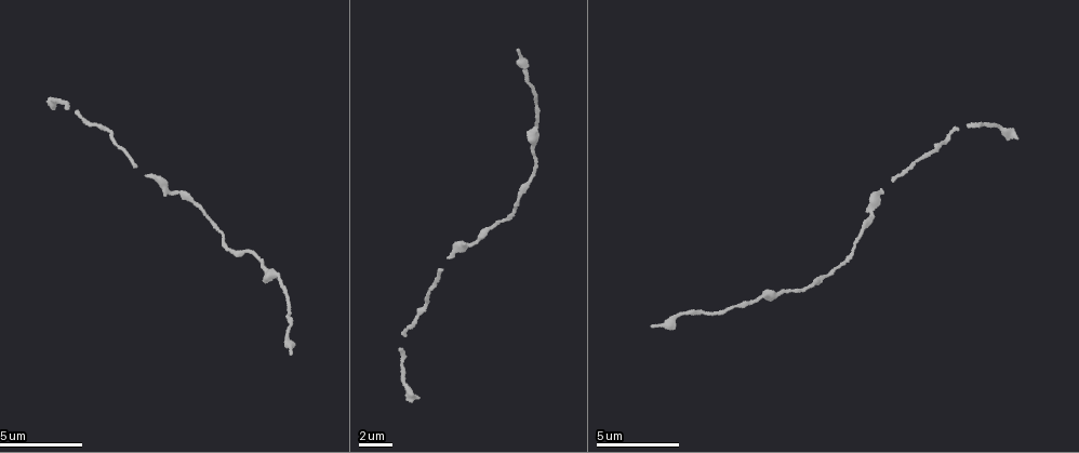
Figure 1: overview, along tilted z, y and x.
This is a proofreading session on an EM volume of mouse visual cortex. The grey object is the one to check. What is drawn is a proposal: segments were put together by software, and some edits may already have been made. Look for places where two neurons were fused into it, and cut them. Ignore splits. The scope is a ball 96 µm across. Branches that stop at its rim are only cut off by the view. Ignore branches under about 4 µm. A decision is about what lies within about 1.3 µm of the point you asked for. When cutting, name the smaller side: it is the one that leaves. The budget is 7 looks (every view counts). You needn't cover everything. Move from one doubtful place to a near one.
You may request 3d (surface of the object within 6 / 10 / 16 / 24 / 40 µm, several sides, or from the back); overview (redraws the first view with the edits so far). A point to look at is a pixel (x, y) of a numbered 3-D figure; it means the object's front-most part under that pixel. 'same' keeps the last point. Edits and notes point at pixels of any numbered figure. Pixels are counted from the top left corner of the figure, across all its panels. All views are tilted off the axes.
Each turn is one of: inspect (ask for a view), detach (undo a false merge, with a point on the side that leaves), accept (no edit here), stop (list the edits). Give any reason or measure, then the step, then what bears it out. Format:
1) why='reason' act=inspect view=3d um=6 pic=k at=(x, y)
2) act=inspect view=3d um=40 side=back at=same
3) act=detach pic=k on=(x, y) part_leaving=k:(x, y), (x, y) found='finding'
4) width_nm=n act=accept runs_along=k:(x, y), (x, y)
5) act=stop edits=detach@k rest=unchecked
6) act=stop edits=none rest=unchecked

why='sudden change in width' act=inspect view=3d um=10 pic=1 at=(518, 205)

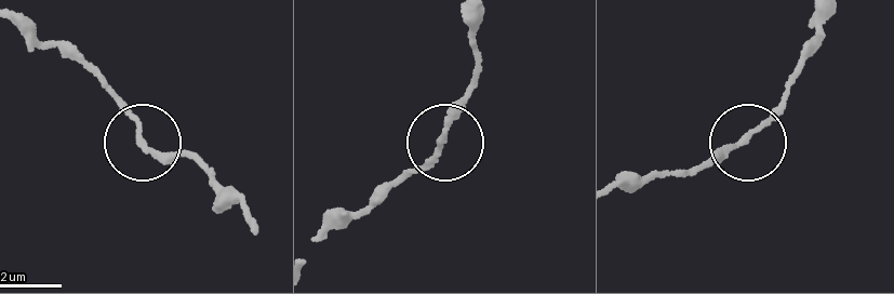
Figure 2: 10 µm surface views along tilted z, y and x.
act=accept runs_along=2:(399, 179), (444, 142), (476, 83) found='one neuron here'

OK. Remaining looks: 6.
why='sudden change in width' act=inspect view=3d um=10 pic=1 at=(151, 173)

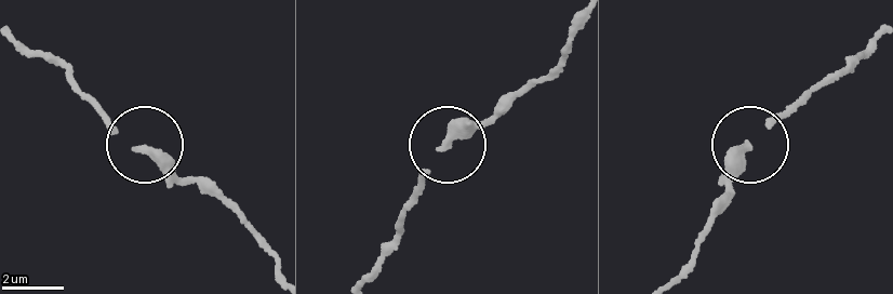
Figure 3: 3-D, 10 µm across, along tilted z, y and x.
width_nm=200 act=accept found='one neuron here'

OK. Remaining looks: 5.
why='sudden change in width' act=inspect view=3d um=10 pic=1 at=(407, 326)

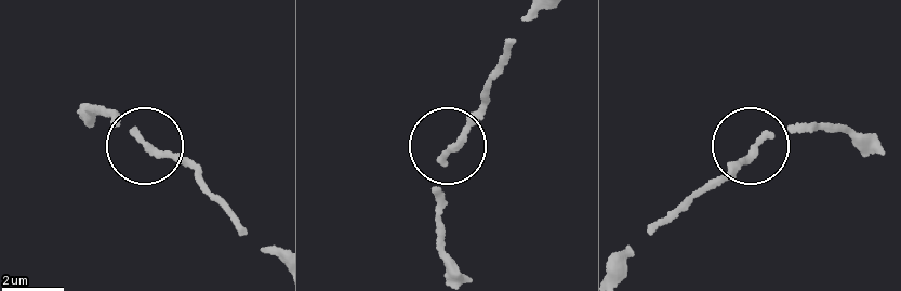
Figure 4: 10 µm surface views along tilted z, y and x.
act=inspect view=3d um=10 side=back pic=4 at=(147, 145)

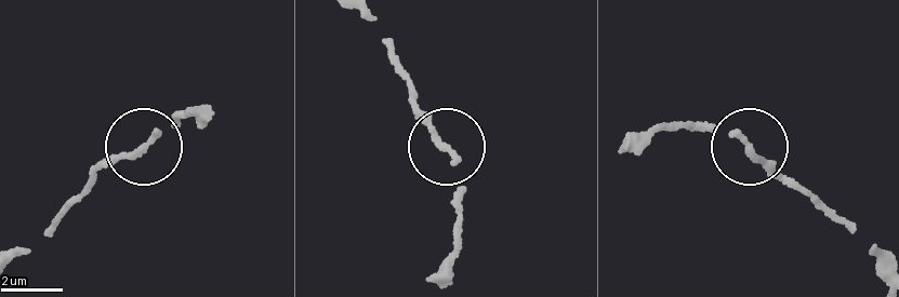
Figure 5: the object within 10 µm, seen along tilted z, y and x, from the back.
act=accept runs_along=5:(18, 255), (95, 169), (153, 140), (183, 112) found='one neuron here'

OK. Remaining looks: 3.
act=stop edits=none rest=unchecked

